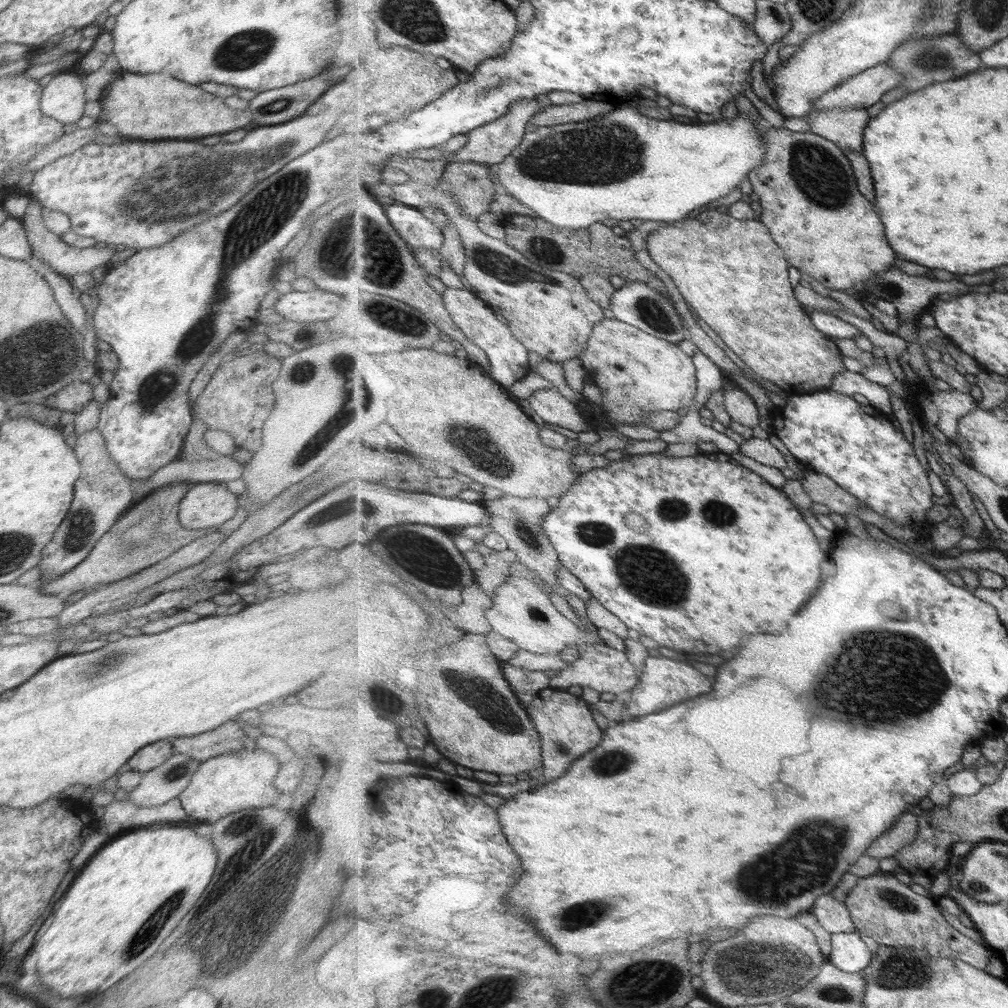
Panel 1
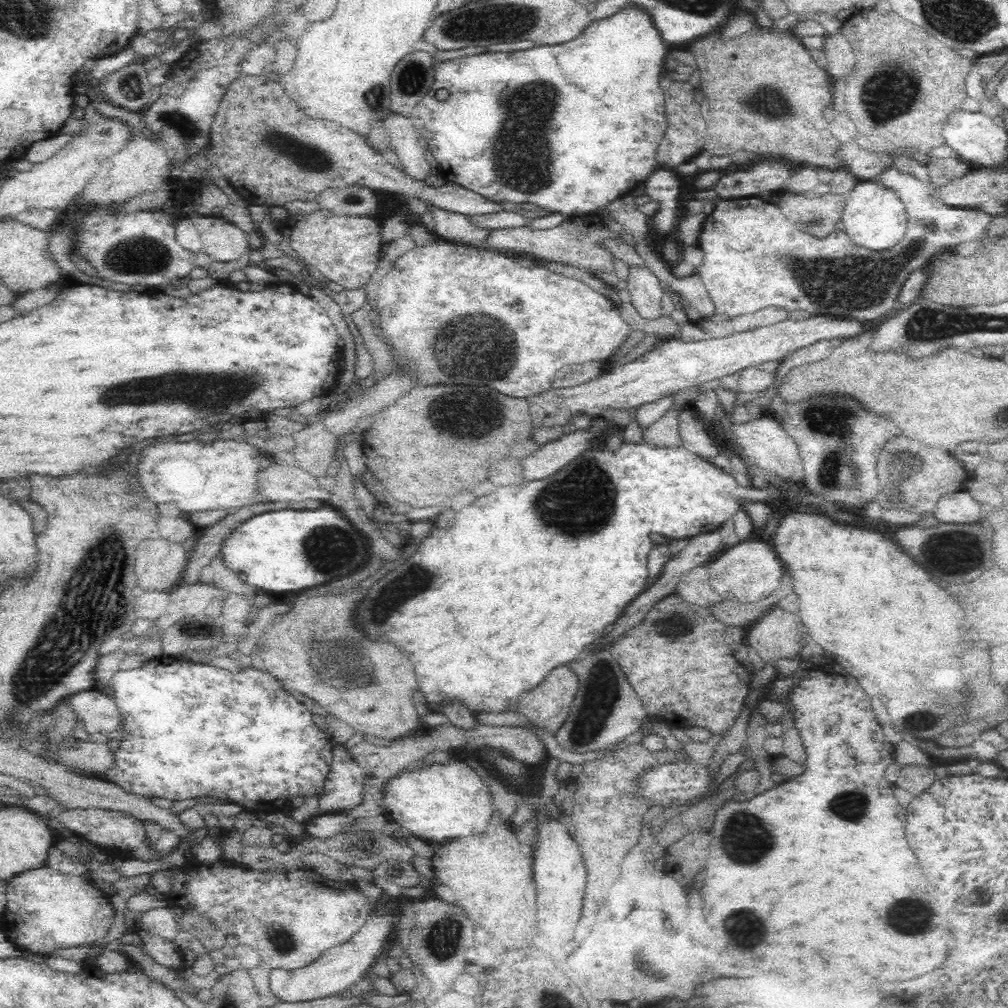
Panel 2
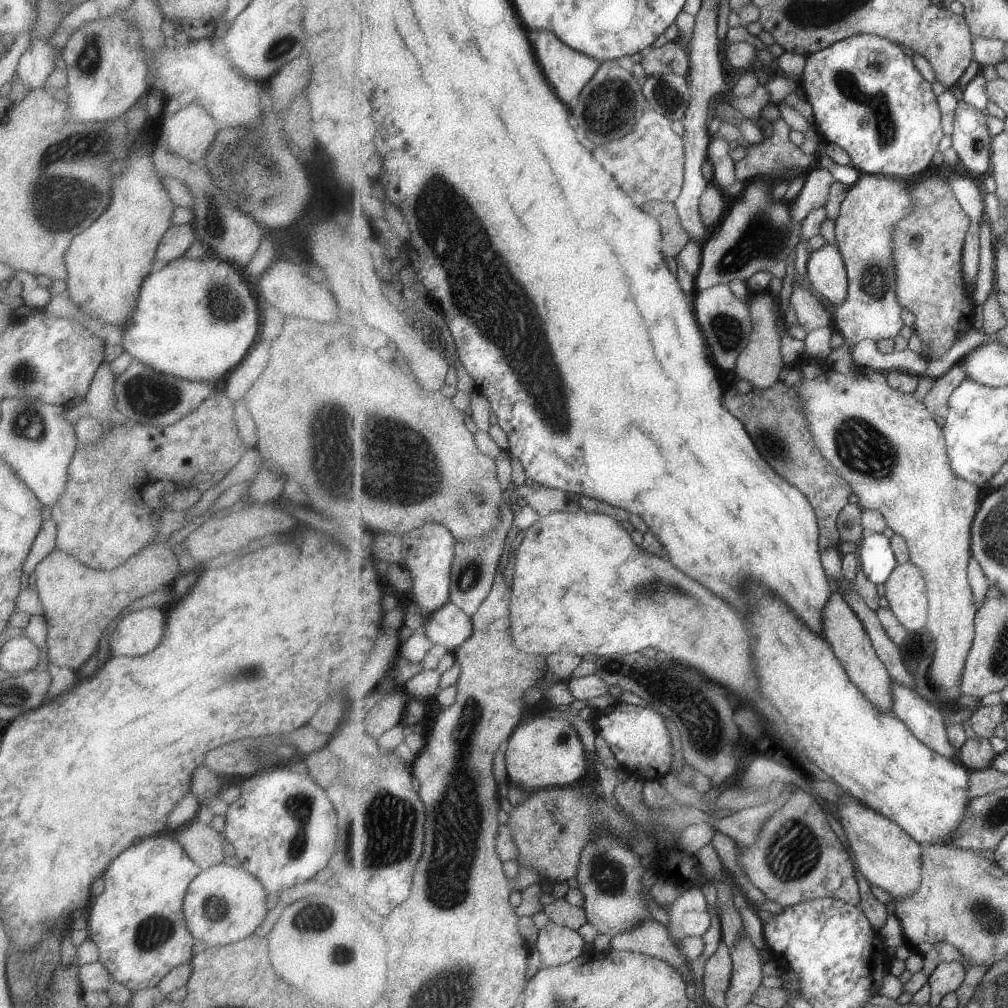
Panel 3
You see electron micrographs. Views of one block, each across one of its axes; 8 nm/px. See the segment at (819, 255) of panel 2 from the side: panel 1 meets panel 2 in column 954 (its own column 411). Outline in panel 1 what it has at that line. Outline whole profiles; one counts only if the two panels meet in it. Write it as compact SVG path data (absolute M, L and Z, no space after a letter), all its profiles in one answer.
M390 200L386 202L385 211L396 231L411 247L415 250L421 247L428 248L439 255L440 248L445 242L445 235L423 211Z

